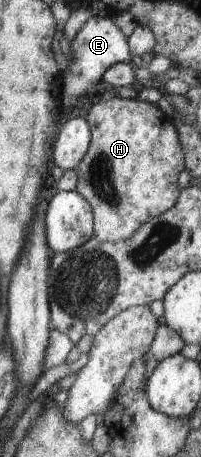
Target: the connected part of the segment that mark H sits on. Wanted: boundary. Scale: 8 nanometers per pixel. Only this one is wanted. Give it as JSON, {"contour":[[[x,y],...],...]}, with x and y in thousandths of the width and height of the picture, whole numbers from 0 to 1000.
{"contour":[[[572,214],[493,219],[423,252],[448,278],[448,309],[403,352],[368,365],[383,405],[373,418],[453,451],[458,510],[493,527],[582,532],[632,523],[721,484],[761,479],[841,453],[861,453],[905,414],[881,409],[881,385],[915,365],[910,335],[856,263],[801,245],[776,228],[692,217]]]}

